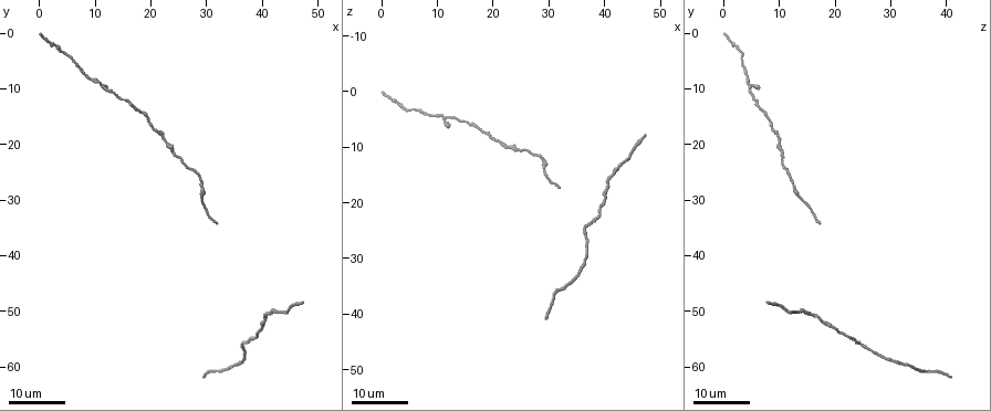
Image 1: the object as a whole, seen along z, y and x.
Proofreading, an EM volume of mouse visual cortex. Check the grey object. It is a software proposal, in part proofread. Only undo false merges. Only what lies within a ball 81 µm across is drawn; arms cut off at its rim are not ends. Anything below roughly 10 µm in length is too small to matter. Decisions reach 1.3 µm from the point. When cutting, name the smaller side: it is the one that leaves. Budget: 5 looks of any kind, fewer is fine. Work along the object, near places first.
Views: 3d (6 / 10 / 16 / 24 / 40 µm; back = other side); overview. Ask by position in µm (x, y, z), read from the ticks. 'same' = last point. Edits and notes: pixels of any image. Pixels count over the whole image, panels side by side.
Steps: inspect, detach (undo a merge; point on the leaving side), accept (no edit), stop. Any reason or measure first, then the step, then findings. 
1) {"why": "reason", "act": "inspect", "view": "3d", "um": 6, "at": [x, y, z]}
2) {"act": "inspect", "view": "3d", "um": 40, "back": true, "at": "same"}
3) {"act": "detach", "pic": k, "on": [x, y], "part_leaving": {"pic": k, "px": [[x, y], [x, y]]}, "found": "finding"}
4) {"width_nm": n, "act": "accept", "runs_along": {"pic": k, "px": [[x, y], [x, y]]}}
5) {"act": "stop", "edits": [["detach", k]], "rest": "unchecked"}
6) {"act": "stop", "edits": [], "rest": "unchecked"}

{"why": "sudden change in width", "act": "inspect", "view": "3d", "um": 24, "at": [36.5, 56.5, 25.0]}

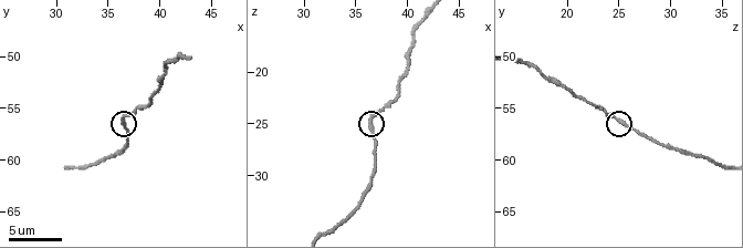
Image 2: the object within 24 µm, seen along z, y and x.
{"act": "inspect", "view": "3d", "um": 6, "at": [36.6, 56.4, 25.4]}

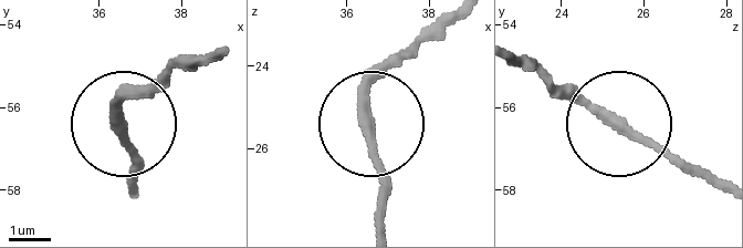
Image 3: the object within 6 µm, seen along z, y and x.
{"act": "accept", "found": "all the same cell"}

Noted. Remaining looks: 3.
{"act": "inspect", "view": "3d", "um": 16, "at": [29.5, 27.5, 12.5]}

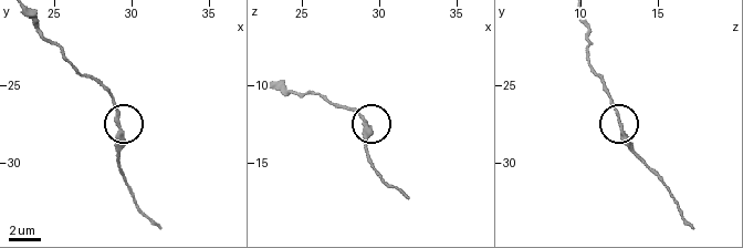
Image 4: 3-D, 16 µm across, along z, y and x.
{"act": "inspect", "view": "3d", "um": 10, "at": [29.2, 27.6, 12.6]}

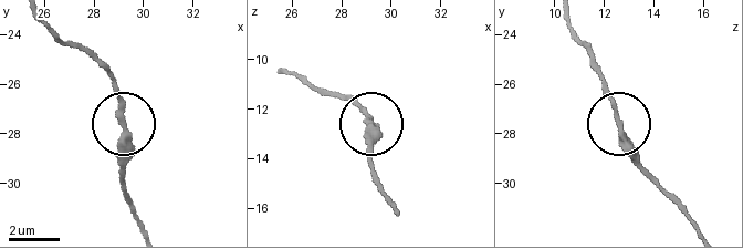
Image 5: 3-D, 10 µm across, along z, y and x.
{"act": "accept", "runs_along": {"pic": 5, "px": [[698, 226], [635, 151], [594, 70]]}, "found": "continuous, no second cell"}

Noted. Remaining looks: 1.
{"act": "stop", "edits": [], "rest": "unchecked"}

